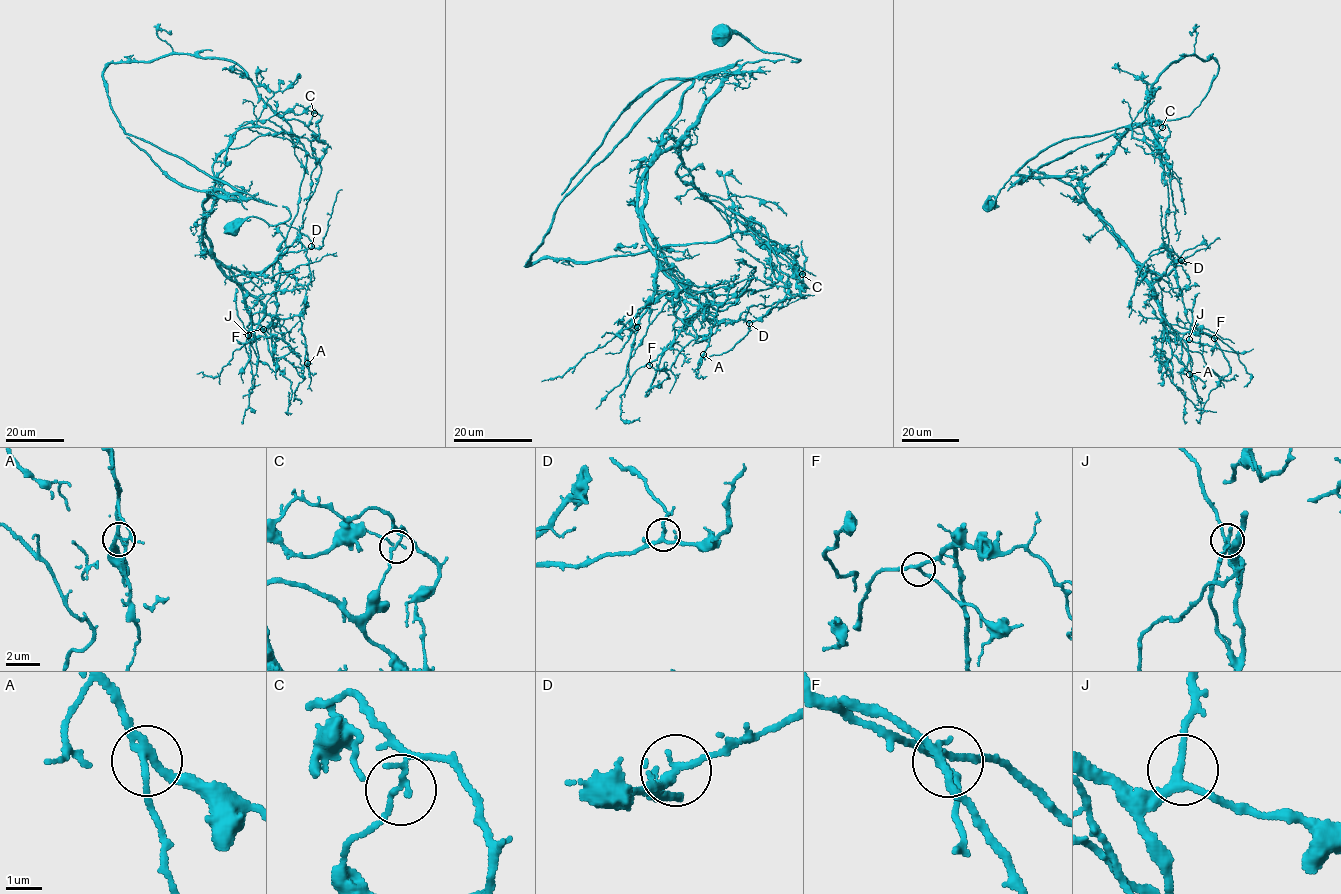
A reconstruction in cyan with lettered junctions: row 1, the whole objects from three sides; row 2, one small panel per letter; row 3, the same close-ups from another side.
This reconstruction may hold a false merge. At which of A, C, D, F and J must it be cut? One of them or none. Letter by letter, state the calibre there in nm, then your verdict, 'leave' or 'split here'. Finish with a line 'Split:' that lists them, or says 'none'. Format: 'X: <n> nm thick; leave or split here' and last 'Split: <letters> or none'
A: 200 nm thick; leave
C: 120 nm thick; split here
D: 200 nm thick; leave
F: 200 nm thick; leave
J: 220 nm thick; leave
Split: C

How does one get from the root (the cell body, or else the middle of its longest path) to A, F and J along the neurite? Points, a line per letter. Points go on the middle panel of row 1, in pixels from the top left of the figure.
A: (721, 35), (800, 59), (746, 62), (648, 169), (642, 235), (678, 295), (717, 308), (703, 354)
F: (721, 35), (800, 59), (746, 62), (648, 169), (639, 228), (681, 300), (673, 343), (649, 365)
J: (721, 35), (800, 59), (746, 62), (648, 169), (640, 214), (658, 265), (637, 327)

